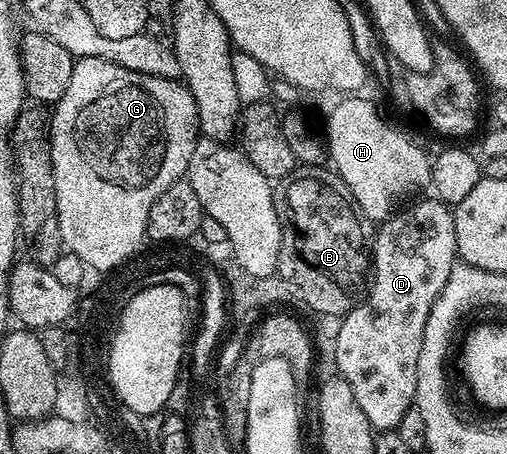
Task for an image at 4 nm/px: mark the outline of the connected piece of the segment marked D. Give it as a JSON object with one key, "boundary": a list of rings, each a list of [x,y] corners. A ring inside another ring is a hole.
{"boundary":[[[435,197],[415,203],[408,205],[413,207],[405,206],[397,210],[377,226],[380,228],[376,231],[376,240],[370,243],[370,286],[356,308],[343,316],[341,329],[334,342],[339,378],[345,379],[350,389],[354,389],[354,398],[376,433],[397,430],[402,417],[406,417],[406,409],[415,404],[418,353],[422,353],[426,317],[430,317],[432,303],[438,301],[453,267],[458,263],[453,208]]]}

